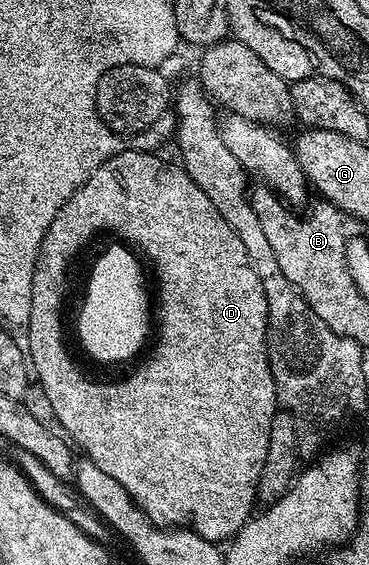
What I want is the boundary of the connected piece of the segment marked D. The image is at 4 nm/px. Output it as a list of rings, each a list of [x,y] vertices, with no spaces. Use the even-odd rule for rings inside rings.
[[[121,149],[121,150],[120,150],[120,151],[119,151],[119,152],[117,152],[117,154],[115,154],[115,156],[114,156],[114,157],[113,157],[113,158],[107,158],[107,160],[106,160],[106,161],[105,161],[105,164],[104,164],[104,165],[103,165],[103,167],[102,167],[102,168],[100,168],[100,169],[99,169],[99,174],[97,174],[97,175],[95,175],[95,176],[91,176],[91,178],[89,178],[89,179],[87,179],[87,180],[86,180],[86,184],[82,184],[82,188],[81,188],[81,189],[80,189],[80,190],[79,190],[79,191],[78,191],[78,192],[74,192],[74,196],[70,196],[70,200],[66,200],[66,204],[62,204],[62,208],[61,208],[61,209],[60,209],[60,211],[59,211],[59,212],[58,212],[58,216],[54,216],[54,220],[53,220],[53,221],[52,221],[52,223],[51,223],[51,224],[50,224],[50,228],[49,228],[49,229],[48,229],[48,231],[47,231],[47,232],[46,232],[46,236],[45,236],[45,237],[44,237],[44,239],[43,239],[43,240],[42,240],[42,244],[41,244],[41,245],[40,245],[40,254],[39,254],[39,255],[38,255],[38,257],[37,257],[37,258],[36,258],[36,271],[35,271],[35,272],[34,272],[34,280],[33,280],[33,281],[32,281],[32,299],[31,299],[31,300],[30,300],[30,320],[29,320],[29,321],[28,321],[28,324],[27,324],[27,327],[26,327],[26,333],[28,333],[28,342],[27,342],[27,341],[26,341],[26,353],[27,353],[27,356],[28,356],[28,360],[29,360],[29,363],[30,363],[30,370],[31,370],[31,373],[32,373],[32,374],[33,374],[33,375],[34,375],[34,378],[35,378],[35,381],[36,381],[36,382],[37,382],[37,383],[38,383],[38,384],[39,384],[39,385],[40,385],[40,387],[41,387],[41,388],[42,388],[42,392],[46,392],[46,396],[47,396],[47,398],[48,398],[48,399],[49,399],[49,400],[50,400],[50,408],[54,408],[54,416],[58,416],[58,420],[59,420],[59,421],[60,421],[60,423],[61,423],[61,424],[62,424],[62,428],[66,428],[66,432],[67,432],[67,433],[68,433],[68,438],[69,438],[69,439],[71,439],[71,441],[72,441],[72,442],[73,442],[73,443],[75,443],[75,445],[76,445],[76,446],[77,446],[77,447],[79,447],[79,446],[78,446],[78,445],[80,445],[80,446],[81,446],[81,448],[82,448],[82,449],[84,449],[84,451],[82,451],[82,454],[83,454],[83,457],[85,457],[85,458],[89,458],[89,460],[91,460],[91,461],[92,461],[92,462],[93,462],[93,463],[94,463],[94,464],[98,464],[98,468],[102,468],[102,472],[106,472],[106,476],[110,476],[110,477],[111,477],[111,478],[112,478],[112,479],[113,479],[113,480],[114,480],[114,481],[116,481],[116,482],[117,482],[117,483],[118,483],[118,484],[122,484],[122,488],[126,488],[126,492],[127,492],[127,493],[128,493],[128,495],[130,495],[130,496],[131,496],[131,497],[132,497],[132,499],[134,499],[134,500],[135,500],[135,502],[136,502],[136,504],[137,504],[137,506],[139,506],[139,507],[140,507],[140,510],[141,510],[141,511],[142,511],[142,512],[143,512],[143,513],[144,513],[144,514],[147,514],[147,515],[148,515],[148,519],[150,519],[150,521],[152,521],[152,522],[154,522],[154,523],[156,523],[156,525],[158,525],[158,526],[163,526],[163,527],[165,527],[165,528],[183,528],[183,529],[185,529],[185,530],[192,530],[192,531],[194,531],[194,533],[195,533],[195,534],[197,534],[197,535],[198,535],[198,536],[202,536],[202,537],[203,537],[203,538],[205,538],[205,539],[206,539],[206,540],[207,540],[207,541],[208,541],[208,542],[215,542],[215,543],[217,543],[217,544],[224,544],[224,543],[227,543],[227,542],[228,542],[228,541],[229,541],[229,540],[231,540],[231,539],[232,539],[232,538],[233,538],[233,536],[234,536],[234,535],[236,535],[236,533],[238,533],[238,532],[239,532],[239,531],[240,531],[240,530],[241,530],[241,528],[242,528],[242,527],[244,527],[244,526],[245,526],[245,524],[247,524],[247,523],[248,523],[248,519],[249,519],[249,518],[251,518],[251,517],[253,517],[253,514],[254,514],[254,509],[253,509],[253,510],[252,510],[252,502],[253,502],[253,503],[255,503],[255,502],[256,502],[256,501],[257,501],[257,497],[256,497],[256,489],[257,489],[257,488],[258,488],[258,476],[259,476],[259,475],[260,475],[260,473],[261,473],[261,472],[262,472],[262,464],[266,464],[266,448],[267,448],[267,447],[268,447],[268,445],[269,445],[269,444],[270,444],[270,424],[271,424],[271,423],[272,423],[272,421],[273,421],[273,420],[274,420],[274,416],[275,416],[275,415],[276,415],[276,413],[277,413],[277,412],[278,412],[278,403],[277,403],[277,400],[276,400],[276,389],[275,389],[275,388],[274,388],[274,376],[273,376],[273,375],[272,375],[272,372],[271,372],[271,370],[270,370],[270,364],[269,364],[269,363],[268,363],[268,309],[267,309],[267,308],[266,308],[266,292],[262,292],[262,280],[258,280],[258,272],[254,272],[254,268],[253,268],[253,267],[252,267],[252,265],[251,265],[251,264],[250,264],[250,256],[246,256],[246,248],[245,248],[245,247],[244,247],[244,245],[242,245],[242,240],[238,240],[238,232],[234,232],[234,228],[230,228],[230,224],[226,224],[226,220],[222,220],[222,212],[218,212],[218,208],[214,208],[214,204],[213,204],[213,203],[212,203],[212,201],[211,201],[211,200],[210,200],[210,196],[206,196],[206,192],[202,192],[202,188],[198,188],[198,184],[194,184],[194,180],[193,180],[193,179],[192,179],[192,177],[190,177],[190,175],[189,175],[189,174],[187,174],[187,172],[186,172],[186,171],[185,171],[185,170],[183,170],[183,169],[182,169],[182,168],[181,168],[181,167],[180,167],[180,166],[179,166],[179,165],[176,165],[176,166],[171,166],[171,164],[170,164],[170,163],[168,163],[168,162],[167,162],[167,160],[166,160],[166,159],[164,159],[164,158],[159,158],[159,156],[158,156],[158,155],[156,155],[156,154],[147,154],[147,152],[146,152],[146,151],[144,151],[144,150],[124,150],[124,149]],[[103,230],[105,230],[105,232],[106,232],[106,233],[108,233],[108,234],[117,234],[117,236],[115,236],[115,237],[116,237],[116,238],[117,238],[117,239],[119,239],[119,241],[120,241],[120,242],[121,242],[121,243],[124,243],[124,244],[131,244],[131,245],[132,245],[132,246],[133,246],[133,247],[135,247],[135,249],[136,249],[136,250],[137,250],[137,251],[139,251],[139,253],[140,253],[140,254],[141,254],[141,255],[143,255],[143,257],[144,257],[144,258],[145,258],[145,256],[146,256],[146,257],[148,257],[148,258],[149,258],[149,260],[150,260],[150,261],[152,261],[152,262],[156,262],[156,261],[158,261],[158,260],[159,260],[159,258],[160,258],[160,246],[159,246],[159,244],[158,244],[158,243],[156,243],[156,241],[158,241],[158,240],[159,240],[159,238],[160,238],[160,237],[162,237],[162,236],[163,236],[163,234],[164,234],[164,238],[165,238],[165,242],[164,242],[164,246],[165,246],[165,248],[166,248],[166,249],[168,249],[168,258],[169,258],[169,260],[170,260],[170,261],[172,261],[172,262],[168,262],[168,263],[166,263],[166,264],[165,264],[165,266],[164,266],[164,274],[165,274],[165,278],[164,278],[164,279],[162,279],[162,280],[161,280],[161,282],[160,282],[160,327],[158,327],[158,325],[157,325],[157,326],[156,326],[156,327],[155,327],[155,330],[154,330],[154,341],[153,341],[153,342],[152,342],[152,343],[151,343],[151,346],[150,346],[150,350],[151,350],[151,348],[152,348],[152,355],[150,355],[150,356],[149,356],[149,358],[148,358],[148,359],[146,359],[146,360],[145,360],[145,362],[144,362],[144,363],[142,363],[142,364],[141,364],[141,366],[140,366],[140,367],[138,367],[138,368],[137,368],[137,370],[136,370],[136,371],[134,371],[134,372],[133,372],[133,374],[128,374],[128,375],[126,375],[126,376],[125,376],[125,378],[120,378],[120,379],[118,379],[118,380],[117,380],[117,382],[95,382],[95,380],[94,380],[94,379],[92,379],[92,378],[87,378],[87,376],[86,376],[86,375],[84,375],[84,374],[83,374],[83,372],[82,372],[82,371],[80,371],[80,370],[79,370],[79,368],[78,368],[78,367],[76,367],[76,362],[75,362],[75,360],[74,360],[74,359],[72,359],[72,354],[71,354],[71,352],[70,352],[70,351],[68,351],[68,346],[67,346],[67,344],[66,344],[66,343],[64,343],[64,322],[63,322],[63,320],[62,320],[62,319],[60,319],[60,309],[62,309],[62,308],[63,308],[63,306],[64,306],[64,285],[66,285],[66,284],[67,284],[67,282],[68,282],[68,265],[70,265],[70,264],[71,264],[71,262],[72,262],[72,257],[74,257],[74,256],[75,256],[75,254],[76,254],[76,253],[78,253],[78,252],[79,252],[79,250],[80,250],[80,249],[82,249],[82,248],[83,248],[83,246],[84,246],[84,245],[86,245],[86,244],[87,244],[87,242],[88,242],[88,241],[90,241],[90,240],[91,240],[91,238],[92,238],[92,237],[94,237],[94,236],[95,236],[95,234],[100,234],[100,233],[102,233],[102,232],[103,232]],[[180,294],[181,294],[181,296],[182,296],[182,297],[184,297],[184,302],[185,302],[185,304],[186,304],[186,305],[188,305],[188,310],[189,310],[189,311],[188,311],[188,310],[176,310],[176,301],[178,301],[178,300],[179,300],[179,298],[180,298]]]

